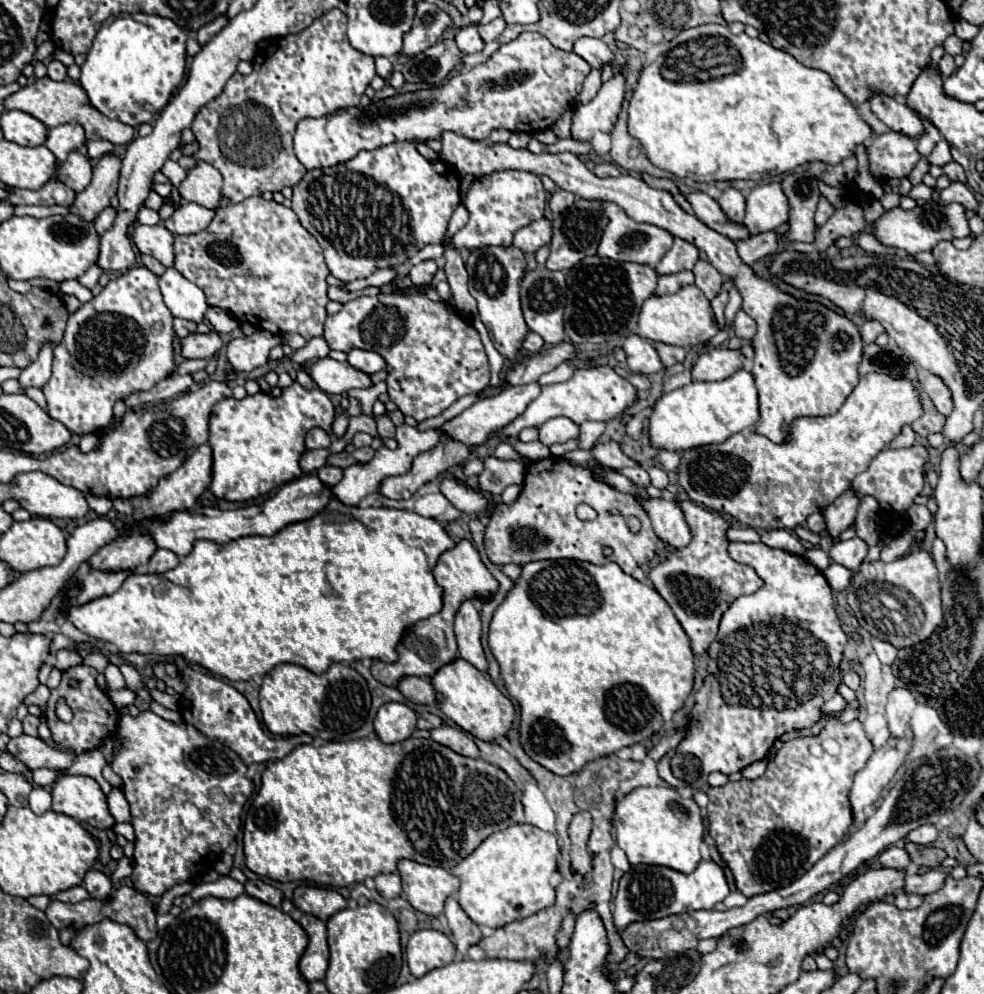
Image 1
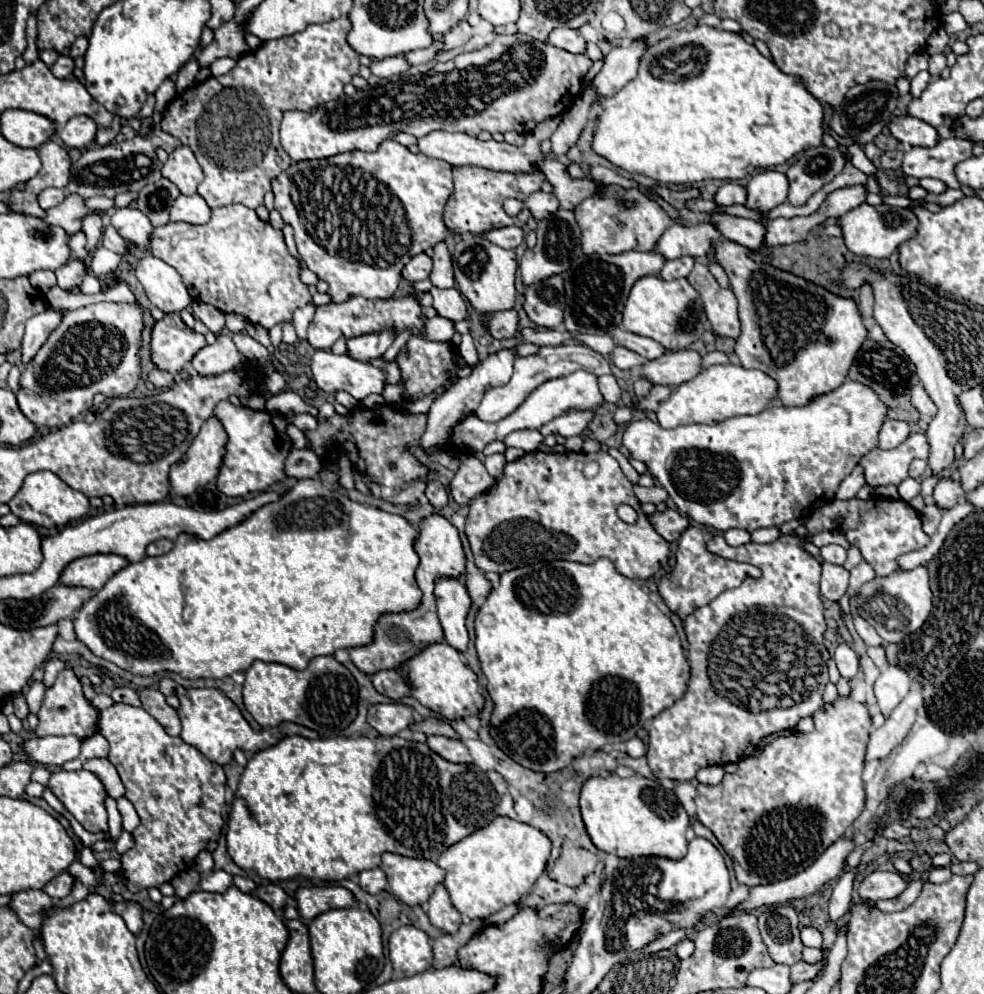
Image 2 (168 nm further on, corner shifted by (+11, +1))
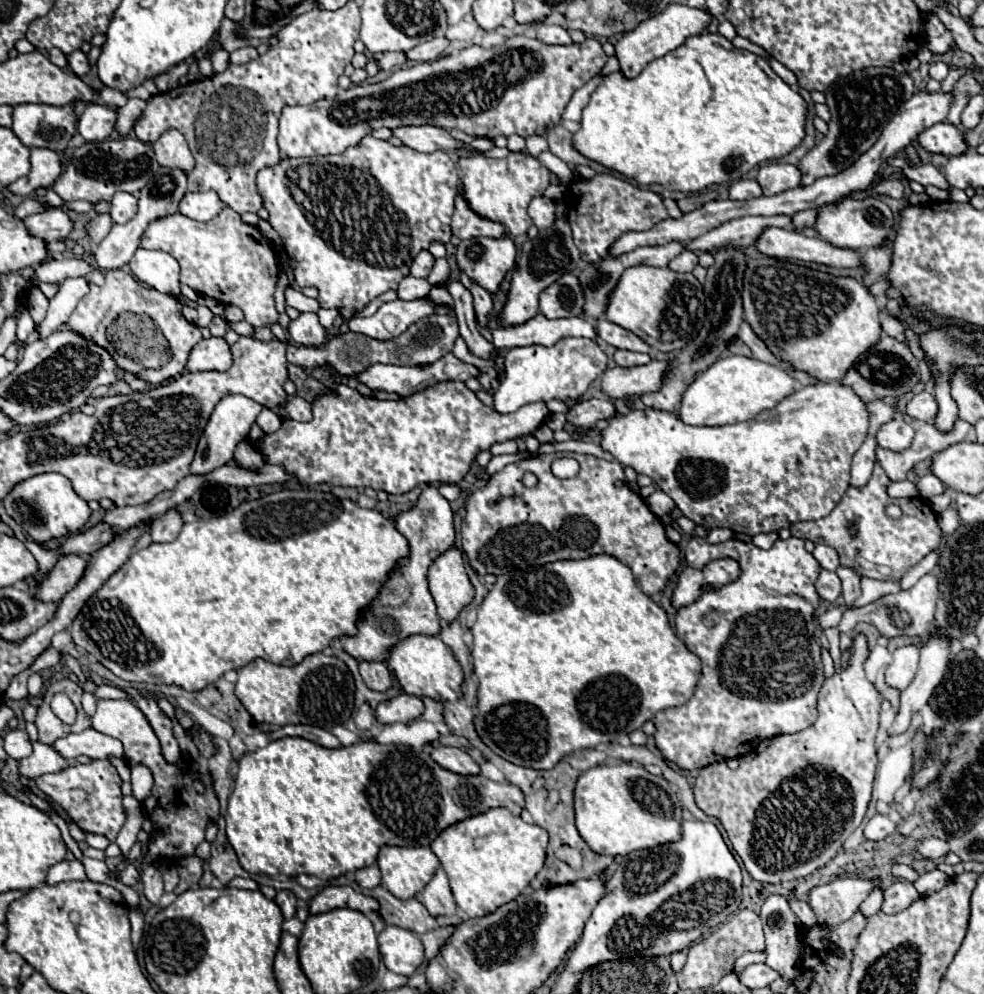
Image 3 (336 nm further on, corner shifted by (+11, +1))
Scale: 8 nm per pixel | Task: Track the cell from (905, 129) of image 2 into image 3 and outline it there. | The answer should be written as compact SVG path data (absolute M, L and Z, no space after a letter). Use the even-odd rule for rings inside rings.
M938 123L922 131L916 137L918 145L930 153L942 155L962 155L966 153L966 141L962 141L962 131L950 123Z

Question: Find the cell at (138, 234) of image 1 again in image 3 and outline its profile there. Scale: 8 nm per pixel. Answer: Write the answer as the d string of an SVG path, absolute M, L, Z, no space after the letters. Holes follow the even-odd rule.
M116 193L114 199L110 201L110 217L116 223L130 221L138 211L138 199L130 193Z

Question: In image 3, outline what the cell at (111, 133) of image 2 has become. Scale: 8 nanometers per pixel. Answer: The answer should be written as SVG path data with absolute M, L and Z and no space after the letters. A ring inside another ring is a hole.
M130 99L124 107L120 107L118 119L116 119L116 131L120 135L126 135L132 129L134 121L142 115L144 107L146 107L146 101L142 101L142 99Z

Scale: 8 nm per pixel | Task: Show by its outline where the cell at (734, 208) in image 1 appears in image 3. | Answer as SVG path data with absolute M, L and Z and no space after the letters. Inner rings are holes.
M740 179L730 185L730 199L750 199L750 197L760 197L762 187L758 185L756 179Z

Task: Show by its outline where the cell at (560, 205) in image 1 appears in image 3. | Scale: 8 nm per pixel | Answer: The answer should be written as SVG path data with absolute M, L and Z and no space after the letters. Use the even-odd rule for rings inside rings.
M536 197L532 199L530 207L528 207L528 215L532 217L532 223L538 227L538 231L548 229L554 223L554 203L548 197Z

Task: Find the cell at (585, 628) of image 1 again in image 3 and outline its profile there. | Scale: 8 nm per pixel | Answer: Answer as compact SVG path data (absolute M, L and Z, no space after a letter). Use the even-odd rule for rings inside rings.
M592 555L578 561L554 561L532 571L514 571L500 575L478 607L478 621L472 627L472 635L472 665L478 677L478 713L474 717L476 733L498 757L514 765L532 769L552 769L564 755L572 753L574 749L590 749L600 743L612 743L614 735L640 729L648 719L654 717L654 713L668 707L684 705L692 697L700 677L698 657L692 655L676 637L668 623L666 611L640 591L632 571L612 555Z

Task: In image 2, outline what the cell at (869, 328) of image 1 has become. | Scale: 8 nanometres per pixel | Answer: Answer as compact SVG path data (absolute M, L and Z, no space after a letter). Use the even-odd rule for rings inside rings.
M864 285L864 287L860 289L860 301L858 301L858 307L860 307L862 319L872 319L872 305L874 305L872 289L870 289L868 285Z

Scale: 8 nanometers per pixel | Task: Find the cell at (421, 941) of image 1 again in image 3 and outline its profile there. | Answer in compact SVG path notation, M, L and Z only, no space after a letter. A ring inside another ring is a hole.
M388 925L378 933L378 947L384 965L398 975L412 975L424 959L424 949L416 933Z

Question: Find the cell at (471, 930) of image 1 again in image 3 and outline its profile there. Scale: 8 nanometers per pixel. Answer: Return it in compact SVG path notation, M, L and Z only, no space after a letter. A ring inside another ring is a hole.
M438 867L432 881L422 889L420 901L432 917L452 917L456 913L456 903L448 885L446 871L442 867Z

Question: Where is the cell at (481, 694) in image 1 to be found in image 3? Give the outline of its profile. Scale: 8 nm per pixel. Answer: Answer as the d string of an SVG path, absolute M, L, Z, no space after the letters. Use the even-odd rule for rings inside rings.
M430 635L406 637L404 641L390 647L386 667L396 677L400 689L416 697L432 697L436 701L456 701L458 691L462 689L464 683L460 663L454 659L454 655L448 651L448 647L442 643L440 637Z

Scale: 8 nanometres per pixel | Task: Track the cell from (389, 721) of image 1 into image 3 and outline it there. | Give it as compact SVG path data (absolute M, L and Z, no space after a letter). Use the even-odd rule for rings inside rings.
M400 693L388 701L382 701L376 709L376 717L380 723L410 723L424 713L424 703L420 697Z

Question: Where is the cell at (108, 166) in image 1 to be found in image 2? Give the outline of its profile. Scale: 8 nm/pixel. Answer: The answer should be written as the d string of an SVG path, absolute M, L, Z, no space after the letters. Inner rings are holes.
M72 193L60 205L48 209L44 221L50 223L50 225L60 225L68 235L74 235L76 231L82 229L82 219L86 215L90 215L90 213L104 215L102 209L88 209L86 199L84 197L78 197L76 193Z

